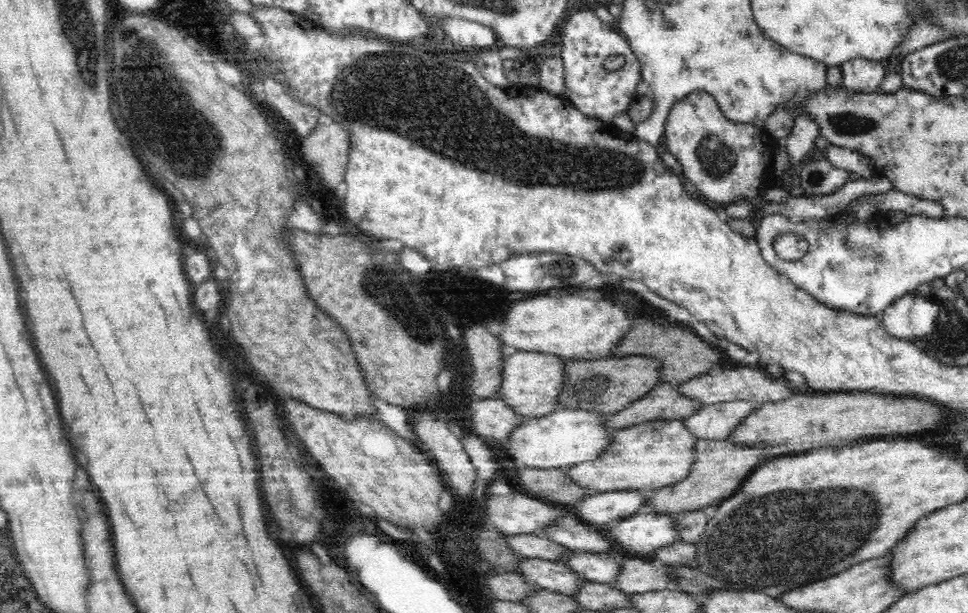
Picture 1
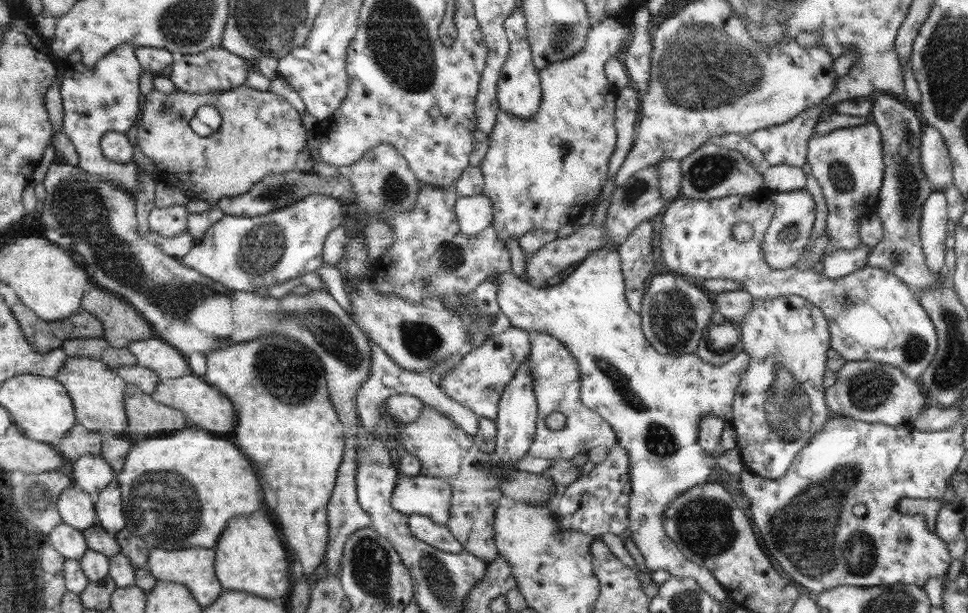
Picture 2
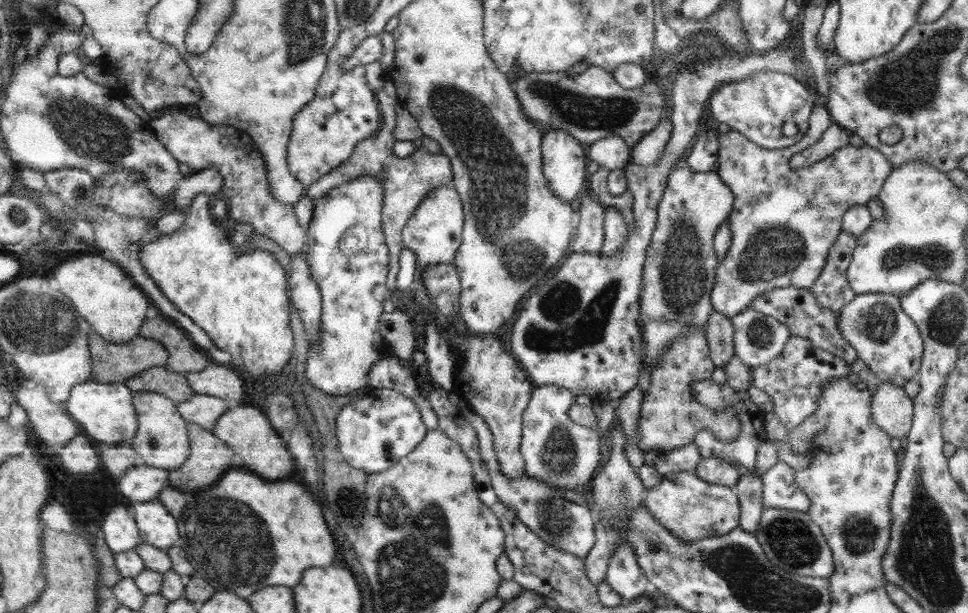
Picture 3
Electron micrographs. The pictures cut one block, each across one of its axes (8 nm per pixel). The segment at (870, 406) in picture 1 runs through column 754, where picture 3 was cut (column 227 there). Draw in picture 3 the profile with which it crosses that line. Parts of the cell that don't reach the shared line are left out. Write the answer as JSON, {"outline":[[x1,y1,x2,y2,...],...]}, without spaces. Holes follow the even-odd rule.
{"outline":[[232,404,226,412,220,415,210,431,240,455,244,467,262,478,269,481,286,480,294,472,295,464,293,456,287,449,285,436,278,432,264,412,256,407]]}

